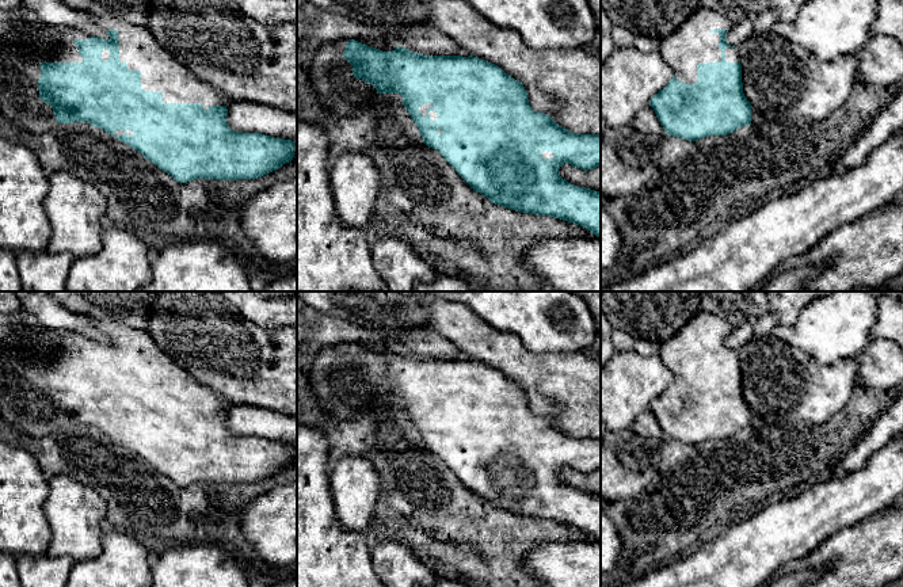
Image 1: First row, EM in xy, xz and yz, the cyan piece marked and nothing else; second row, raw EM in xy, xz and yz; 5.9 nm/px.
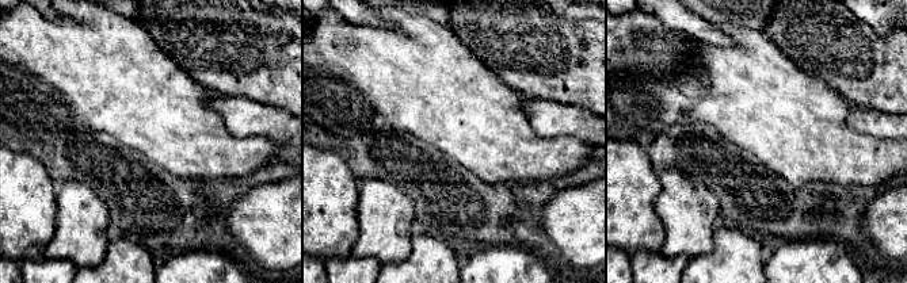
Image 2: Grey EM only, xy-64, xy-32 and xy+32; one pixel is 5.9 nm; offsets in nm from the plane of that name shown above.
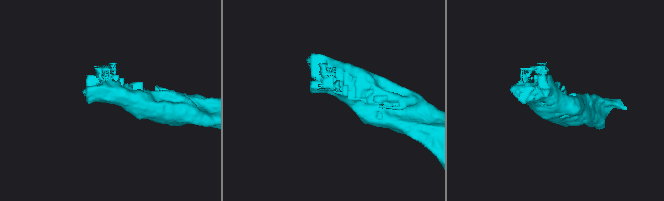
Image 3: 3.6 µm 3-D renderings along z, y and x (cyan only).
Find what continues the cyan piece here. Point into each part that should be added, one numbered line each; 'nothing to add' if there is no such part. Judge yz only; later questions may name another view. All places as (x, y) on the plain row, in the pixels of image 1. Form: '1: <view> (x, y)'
1: yz (692, 347)

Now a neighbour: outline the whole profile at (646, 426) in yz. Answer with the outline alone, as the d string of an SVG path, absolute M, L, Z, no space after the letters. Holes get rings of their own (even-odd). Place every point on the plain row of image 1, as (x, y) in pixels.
M651 409L644 411L632 424L632 430L647 439L660 443L666 439L666 434L660 428L654 412Z

